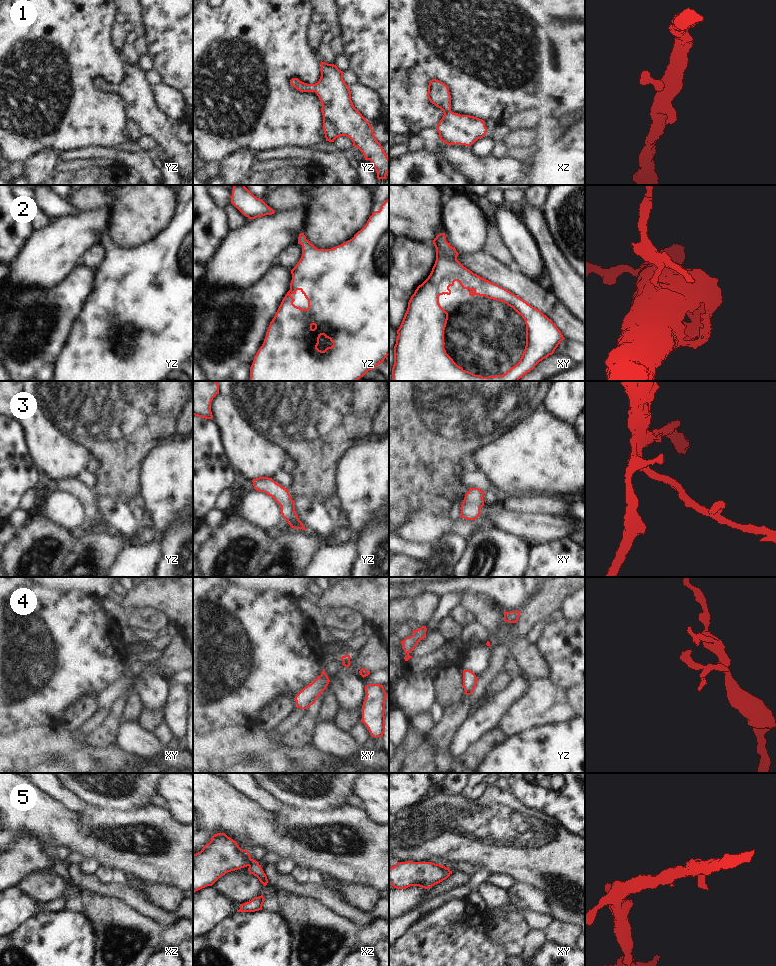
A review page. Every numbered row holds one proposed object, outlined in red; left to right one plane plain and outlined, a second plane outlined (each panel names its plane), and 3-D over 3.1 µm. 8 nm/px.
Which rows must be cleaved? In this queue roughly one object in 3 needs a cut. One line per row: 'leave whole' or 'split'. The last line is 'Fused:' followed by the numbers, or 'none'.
1: leave whole
2: leave whole
3: leave whole
4: leave whole
5: split
Fused: 5

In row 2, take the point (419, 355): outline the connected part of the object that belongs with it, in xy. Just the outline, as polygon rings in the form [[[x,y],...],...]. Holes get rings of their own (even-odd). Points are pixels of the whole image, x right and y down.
[[[440,233],[433,240],[436,248],[436,261],[428,278],[417,287],[408,302],[408,308],[397,330],[394,346],[394,365],[392,381],[519,381],[535,366],[552,355],[563,337],[556,324],[540,310],[511,293],[507,289],[492,283],[464,267],[458,260],[458,252],[446,241],[444,233]],[[458,281],[462,289],[469,289],[469,295],[485,296],[488,299],[501,301],[512,307],[525,321],[526,346],[519,362],[503,375],[483,377],[465,371],[458,366],[446,353],[444,348],[444,330],[448,320],[448,313],[440,306],[439,296],[450,295],[450,286]]]

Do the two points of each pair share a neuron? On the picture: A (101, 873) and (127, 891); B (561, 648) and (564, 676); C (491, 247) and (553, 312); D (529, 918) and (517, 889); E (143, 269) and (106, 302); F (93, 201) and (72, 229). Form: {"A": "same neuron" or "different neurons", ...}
{"A": "different neurons", "B": "same neuron", "C": "different neurons", "D": "different neurons", "E": "same neuron", "F": "different neurons"}

